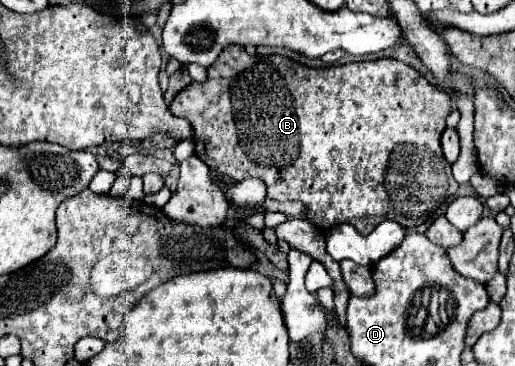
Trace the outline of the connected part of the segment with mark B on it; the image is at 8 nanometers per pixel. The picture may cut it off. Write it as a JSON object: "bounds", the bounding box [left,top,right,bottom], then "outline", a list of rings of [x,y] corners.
{"bounds":[171,47,457,235],"outline":[[[229,47],[221,53],[221,57],[215,61],[215,65],[209,69],[209,79],[205,83],[193,83],[187,89],[183,89],[171,103],[171,113],[175,117],[183,117],[193,127],[193,143],[195,143],[195,155],[211,169],[221,175],[229,175],[231,179],[247,179],[247,177],[259,177],[267,185],[269,199],[275,201],[301,201],[307,211],[303,217],[307,217],[309,223],[313,223],[315,229],[321,233],[331,231],[337,225],[351,223],[361,235],[369,235],[373,227],[377,227],[383,219],[393,219],[401,223],[403,227],[411,227],[415,223],[421,225],[429,219],[429,215],[445,203],[445,199],[453,197],[457,193],[457,181],[451,175],[451,165],[445,161],[439,135],[445,131],[445,119],[453,111],[451,97],[439,89],[437,85],[431,85],[417,69],[397,61],[397,59],[377,59],[377,61],[363,61],[363,63],[347,63],[327,69],[309,69],[295,61],[289,61],[281,55],[269,55],[269,57],[251,57],[241,47]]]}

